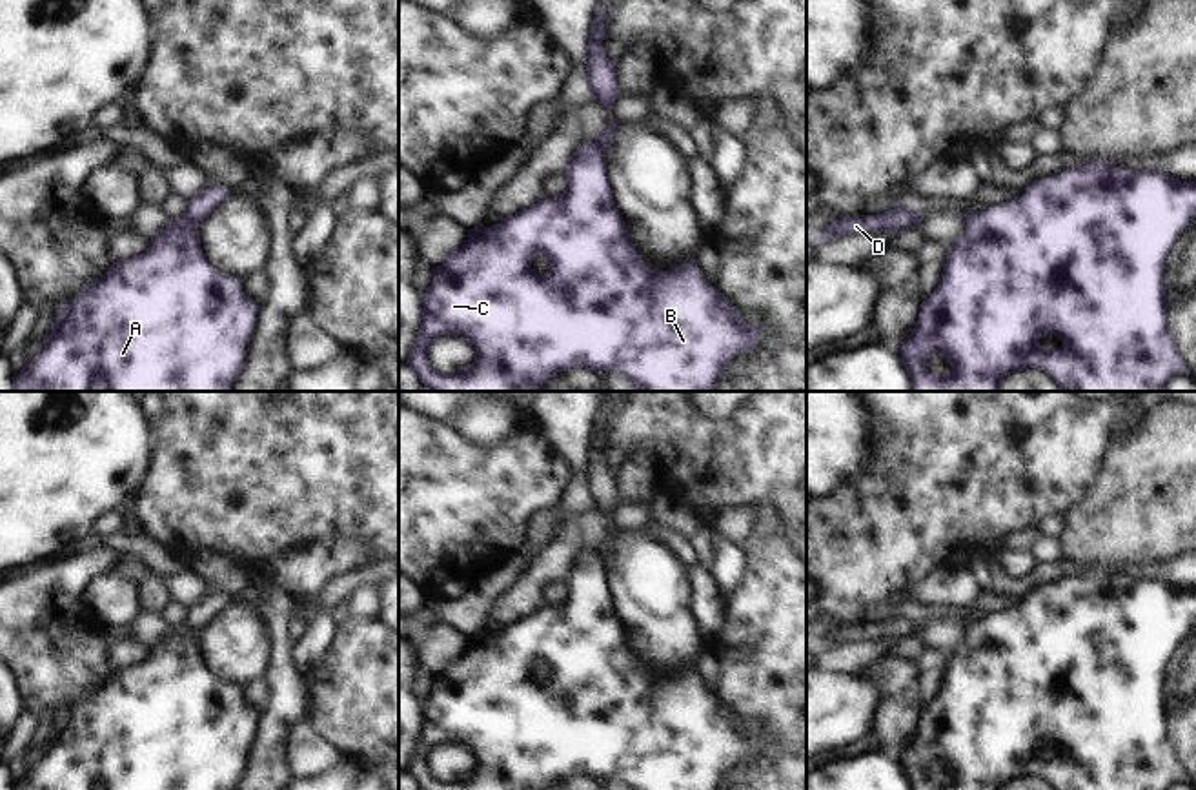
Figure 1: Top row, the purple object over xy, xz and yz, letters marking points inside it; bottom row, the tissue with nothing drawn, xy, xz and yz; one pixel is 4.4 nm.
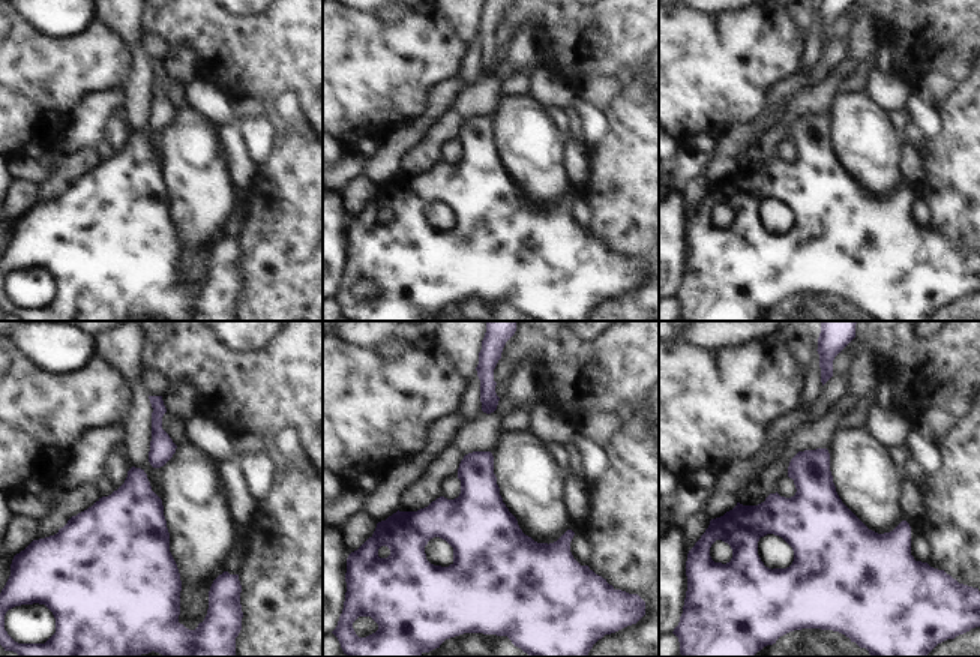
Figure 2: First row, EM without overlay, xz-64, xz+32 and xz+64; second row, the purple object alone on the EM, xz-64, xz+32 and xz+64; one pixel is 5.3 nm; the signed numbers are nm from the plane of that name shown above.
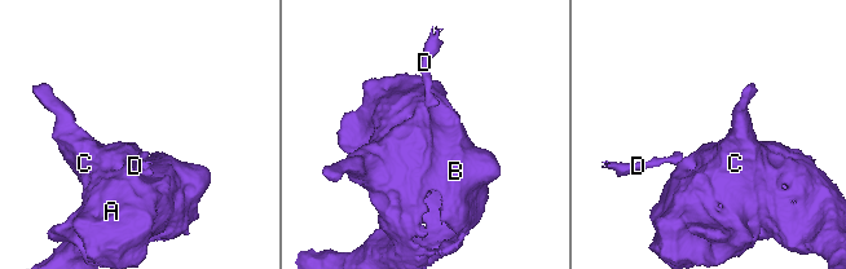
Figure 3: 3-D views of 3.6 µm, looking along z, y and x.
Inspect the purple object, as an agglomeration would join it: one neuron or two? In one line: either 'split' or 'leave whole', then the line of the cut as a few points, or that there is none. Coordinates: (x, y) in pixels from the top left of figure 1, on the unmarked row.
split; cut in xz along (592, 550), (605, 561)

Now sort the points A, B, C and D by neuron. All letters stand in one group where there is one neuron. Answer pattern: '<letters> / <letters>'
A B C / D

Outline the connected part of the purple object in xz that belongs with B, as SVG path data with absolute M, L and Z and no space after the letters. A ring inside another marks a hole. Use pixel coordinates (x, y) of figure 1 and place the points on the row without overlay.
M593 550L575 555L564 584L563 603L546 604L493 635L470 637L464 652L431 675L421 735L406 768L422 790L548 790L572 775L621 781L628 790L715 790L735 763L757 752L761 735L739 726L739 719L704 688L694 666L670 679L639 666L613 610L606 561ZM537 661L550 668L546 683L532 679ZM441 743L464 743L475 757L475 768L451 783L433 777L428 754Z

